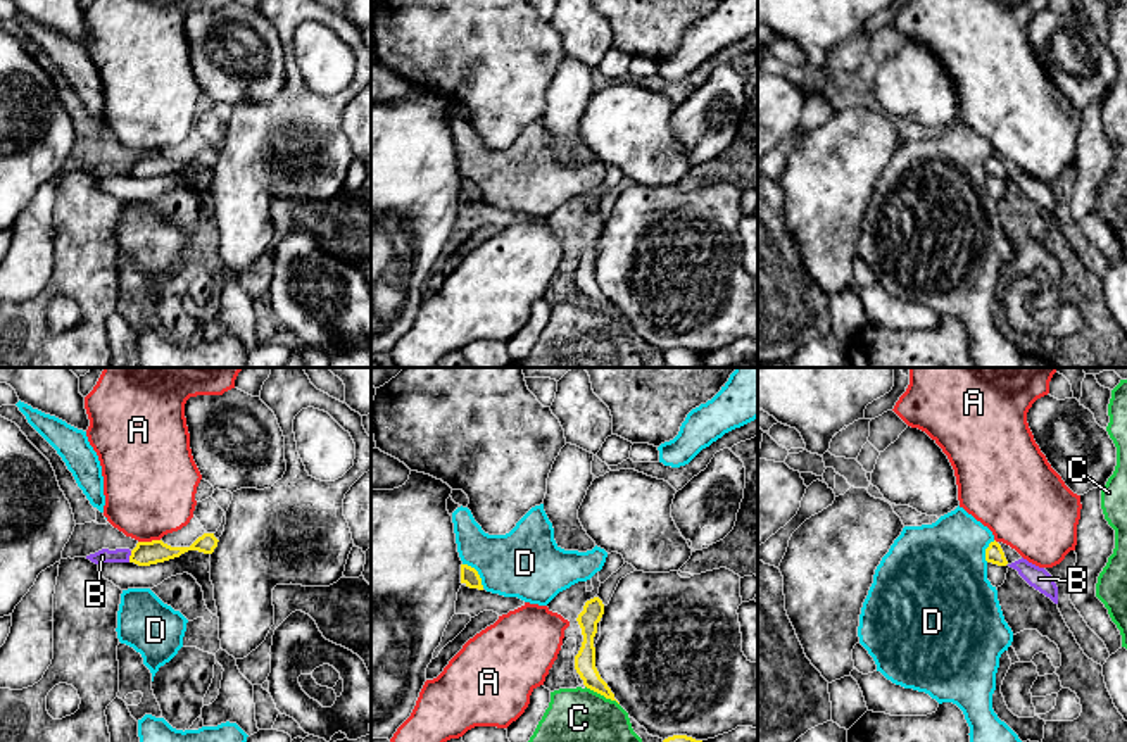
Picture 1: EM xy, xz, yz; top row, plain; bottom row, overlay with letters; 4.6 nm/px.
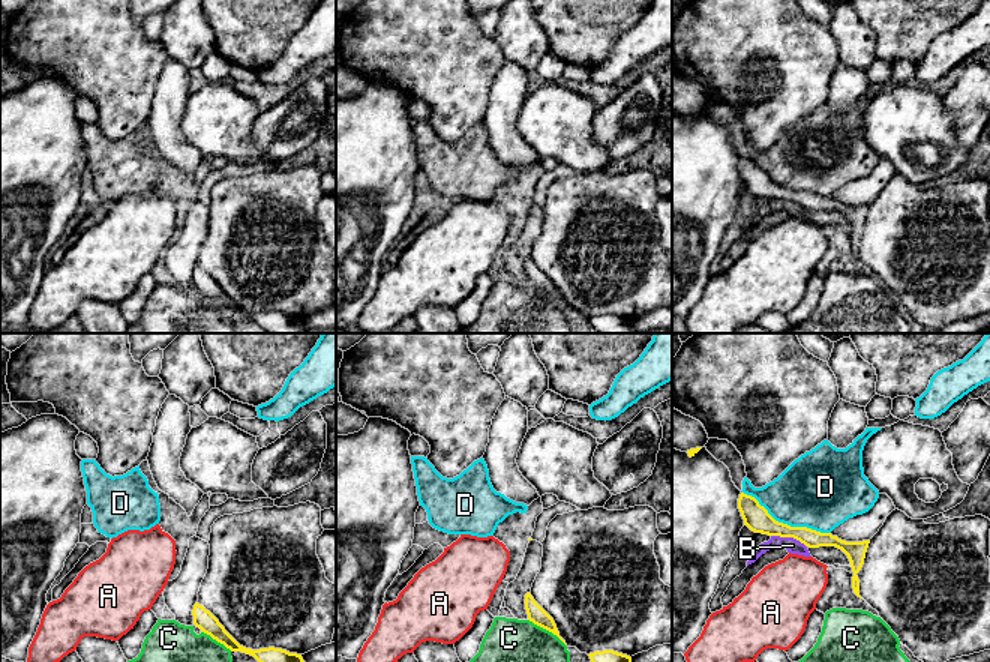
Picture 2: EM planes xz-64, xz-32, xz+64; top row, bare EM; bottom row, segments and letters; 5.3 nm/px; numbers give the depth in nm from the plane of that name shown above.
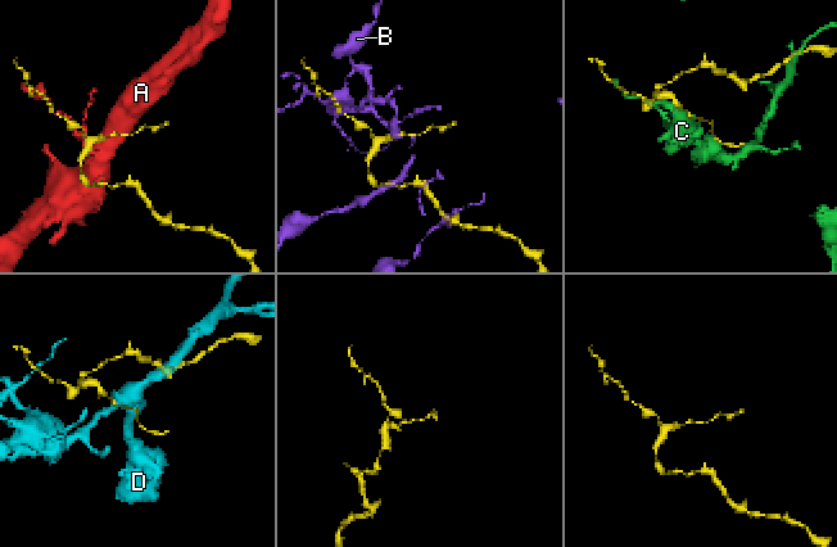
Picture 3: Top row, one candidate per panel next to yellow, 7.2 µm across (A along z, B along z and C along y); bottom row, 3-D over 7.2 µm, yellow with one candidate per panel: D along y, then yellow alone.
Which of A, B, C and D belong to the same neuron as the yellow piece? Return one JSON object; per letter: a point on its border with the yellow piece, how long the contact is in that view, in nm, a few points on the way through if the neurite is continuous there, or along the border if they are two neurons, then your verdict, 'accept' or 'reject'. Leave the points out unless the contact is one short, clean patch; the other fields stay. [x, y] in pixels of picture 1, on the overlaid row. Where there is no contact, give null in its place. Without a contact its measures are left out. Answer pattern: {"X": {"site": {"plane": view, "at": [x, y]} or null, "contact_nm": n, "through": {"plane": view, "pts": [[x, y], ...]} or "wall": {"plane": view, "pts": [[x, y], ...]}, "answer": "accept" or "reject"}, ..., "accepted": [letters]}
{"A": {"site": {"plane": "xy", "at": [149, 542]}, "contact_nm": 110, "wall": {"plane": "xy", "pts": [[159, 539], [138, 542]]}, "answer": "reject"}, "B": {"site": {"plane": "xy", "at": [130, 556]}, "contact_nm": 60, "wall": {"plane": "xy", "pts": [[132, 551], [128, 561]]}, "answer": "reject"}, "C": {"site": {"plane": "xz", "at": [603, 694]}, "contact_nm": 180, "wall": {"plane": "xz", "pts": [[585, 685], [618, 704]]}, "answer": "reject"}, "D": {"site": {"plane": "xz", "at": [477, 573]}, "contact_nm": 160, "wall": {"plane": "xz", "pts": [[463, 563], [477, 572], [484, 587]]}, "answer": "reject"}, "accepted": []}

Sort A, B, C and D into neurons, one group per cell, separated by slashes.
A / B / C / D

